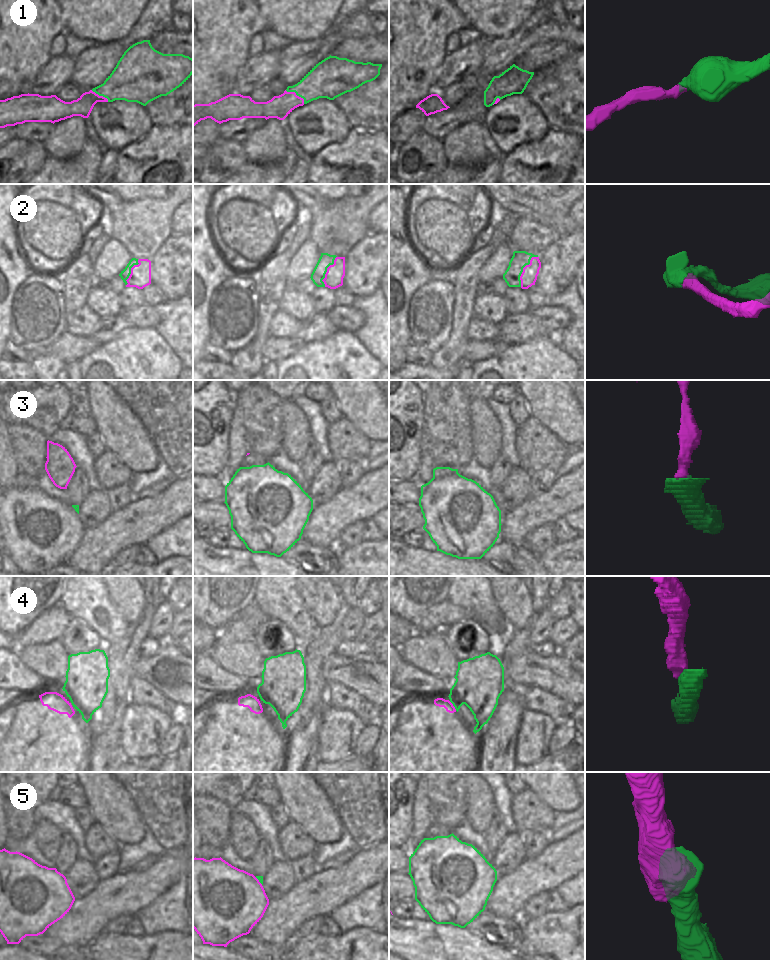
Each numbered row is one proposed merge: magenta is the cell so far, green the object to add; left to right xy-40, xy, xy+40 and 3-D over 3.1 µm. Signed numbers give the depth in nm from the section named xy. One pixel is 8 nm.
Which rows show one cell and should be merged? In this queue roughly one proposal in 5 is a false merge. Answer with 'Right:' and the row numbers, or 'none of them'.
Right: 1, 4, 5

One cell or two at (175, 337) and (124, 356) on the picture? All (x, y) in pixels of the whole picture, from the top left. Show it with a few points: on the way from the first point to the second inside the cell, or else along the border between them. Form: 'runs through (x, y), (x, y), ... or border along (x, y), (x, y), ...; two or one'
border along (154, 329), (180, 359); two

